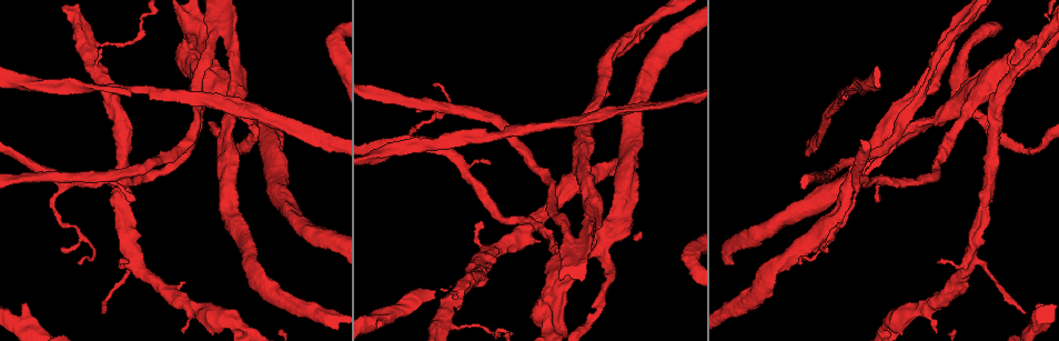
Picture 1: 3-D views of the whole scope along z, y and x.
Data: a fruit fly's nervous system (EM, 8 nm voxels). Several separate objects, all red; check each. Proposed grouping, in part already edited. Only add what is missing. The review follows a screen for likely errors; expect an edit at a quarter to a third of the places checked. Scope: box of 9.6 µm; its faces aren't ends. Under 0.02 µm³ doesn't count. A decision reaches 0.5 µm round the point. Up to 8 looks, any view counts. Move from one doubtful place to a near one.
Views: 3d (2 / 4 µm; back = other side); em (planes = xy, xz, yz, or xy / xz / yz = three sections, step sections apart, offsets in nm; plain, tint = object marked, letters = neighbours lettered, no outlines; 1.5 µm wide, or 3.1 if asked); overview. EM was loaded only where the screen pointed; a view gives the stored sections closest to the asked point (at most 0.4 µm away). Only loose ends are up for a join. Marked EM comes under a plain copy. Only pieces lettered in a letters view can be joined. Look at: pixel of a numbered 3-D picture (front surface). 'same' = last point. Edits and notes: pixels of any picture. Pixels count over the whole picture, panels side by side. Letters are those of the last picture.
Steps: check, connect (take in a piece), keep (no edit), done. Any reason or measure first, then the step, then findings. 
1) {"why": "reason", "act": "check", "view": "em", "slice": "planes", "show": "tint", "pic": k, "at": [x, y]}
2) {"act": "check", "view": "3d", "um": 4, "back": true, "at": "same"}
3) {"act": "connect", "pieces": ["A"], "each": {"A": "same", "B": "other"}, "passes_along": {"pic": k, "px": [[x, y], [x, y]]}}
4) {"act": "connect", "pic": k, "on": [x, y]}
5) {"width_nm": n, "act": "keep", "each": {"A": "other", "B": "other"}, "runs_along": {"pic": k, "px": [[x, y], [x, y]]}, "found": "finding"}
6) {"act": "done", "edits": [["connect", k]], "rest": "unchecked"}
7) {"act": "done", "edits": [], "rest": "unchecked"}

{"why": "stops while still wide", "act": "check", "view": "em", "slice": "planes", "show": "letters", "pic": 1, "at": [22, 304]}

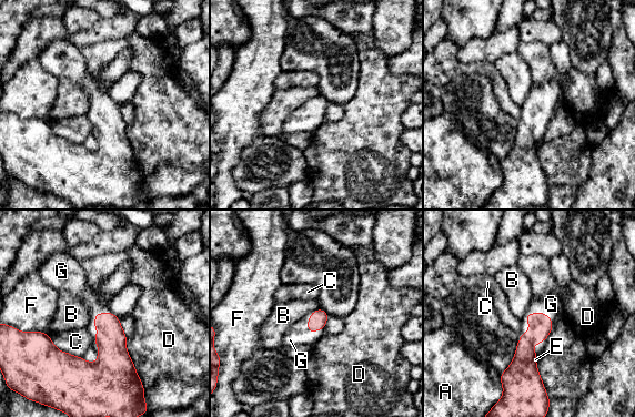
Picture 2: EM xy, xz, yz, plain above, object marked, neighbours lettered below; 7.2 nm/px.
{"longest_contact_nm": ["D", 340], "act": "connect", "pieces": ["G"], "each": {"A": "other", "B": "other", "C": "other", "D": "other", "E": "other", "F": "other", "G": "same"}, "found": "it goes on there"}

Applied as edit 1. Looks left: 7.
{"why": "tapers out", "act": "check", "view": "3d", "um": 2, "pic": 1, "at": [799, 263]}

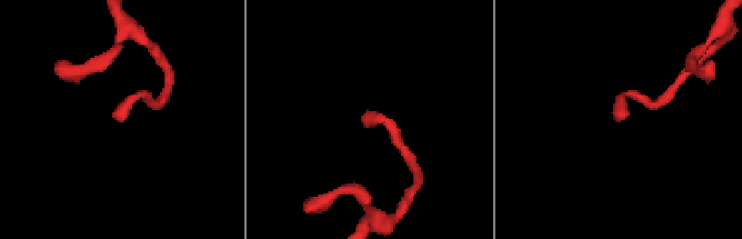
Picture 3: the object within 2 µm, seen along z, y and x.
{"act": "check", "view": "em", "slice": "planes", "show": "tint", "pic": 3, "at": [115, 119]}

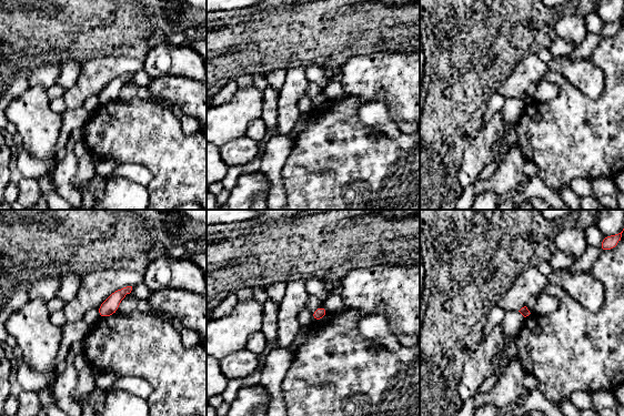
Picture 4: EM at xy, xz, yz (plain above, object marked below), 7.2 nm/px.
{"act": "check", "view": "em", "slice": "planes", "show": "letters", "at": "same"}

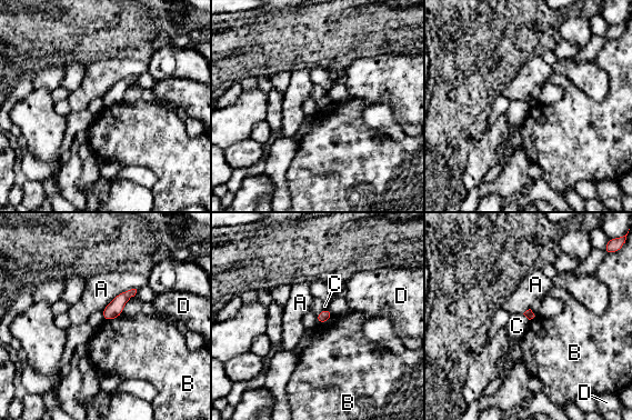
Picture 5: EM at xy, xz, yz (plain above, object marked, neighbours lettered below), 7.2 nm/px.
{"width_nm": 60, "act": "keep", "each": {"A": "other", "B": "other", "C": "other", "D": "other"}, "border": {"pic": 5, "px": [[121, 313], [111, 319], [103, 320]]}, "found": "no lettered piece goes on from it"}

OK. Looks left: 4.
{"why": "branch stops here", "act": "check", "view": "3d", "um": 4, "pic": 1, "at": [203, 21]}

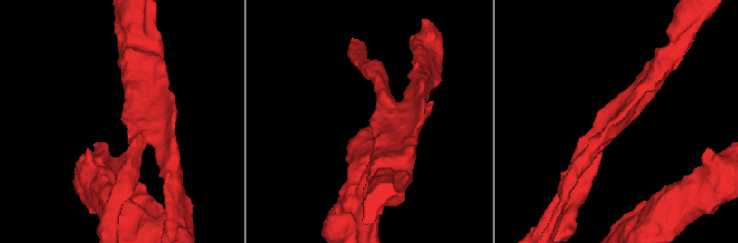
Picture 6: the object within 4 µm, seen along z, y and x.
{"why": "now the EM", "act": "check", "view": "em", "slice": "planes", "show": "letters", "pic": 6, "at": [122, 121]}

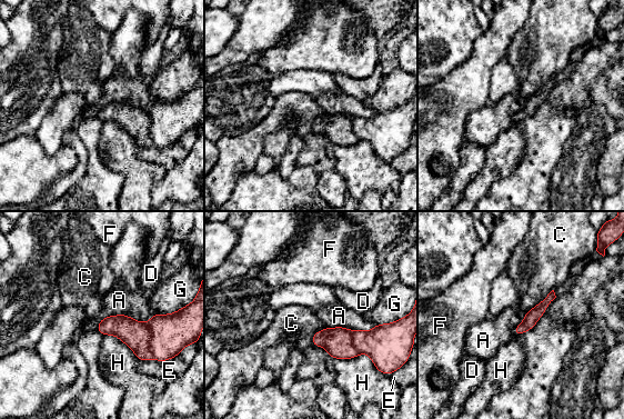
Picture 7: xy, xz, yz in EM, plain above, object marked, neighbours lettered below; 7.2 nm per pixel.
{"longest_contact_nm": ["A", 440], "act": "keep", "each": {"A": "other", "C": "other", "D": "other", "E": "other", "F": "other", "G": "other", "H": "other"}, "found": "none of them fits"}

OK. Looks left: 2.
{"act": "done", "edits": [["connect", 2]], "rest": "unchecked"}

